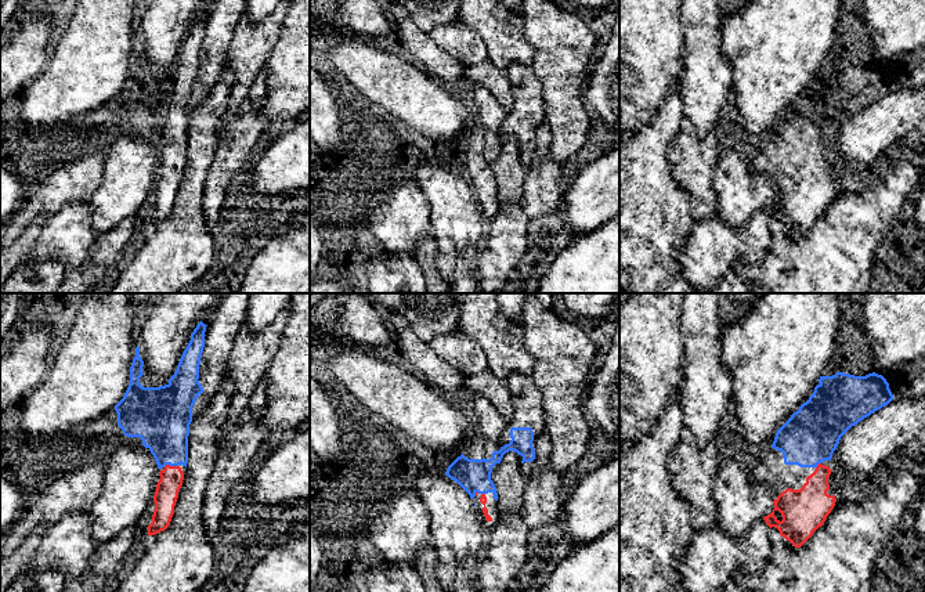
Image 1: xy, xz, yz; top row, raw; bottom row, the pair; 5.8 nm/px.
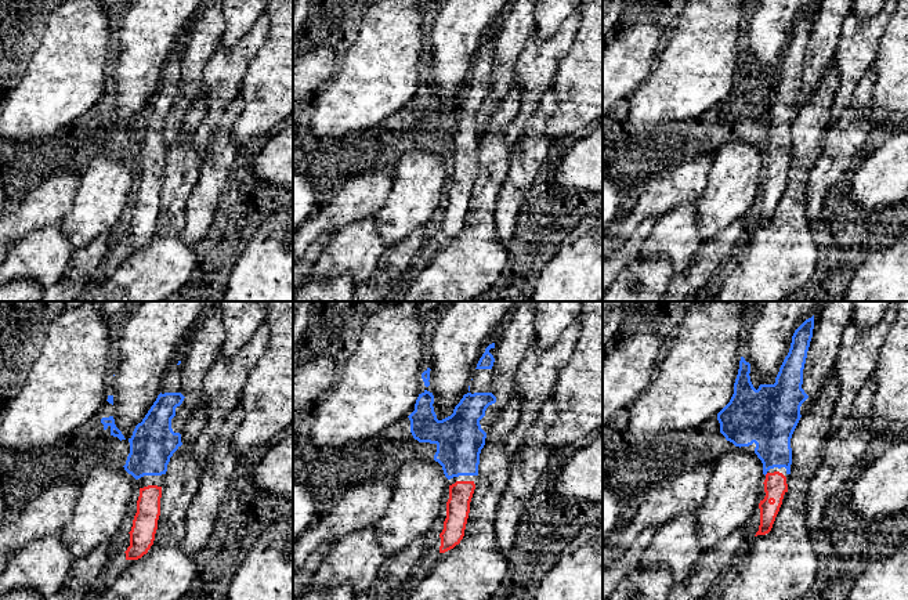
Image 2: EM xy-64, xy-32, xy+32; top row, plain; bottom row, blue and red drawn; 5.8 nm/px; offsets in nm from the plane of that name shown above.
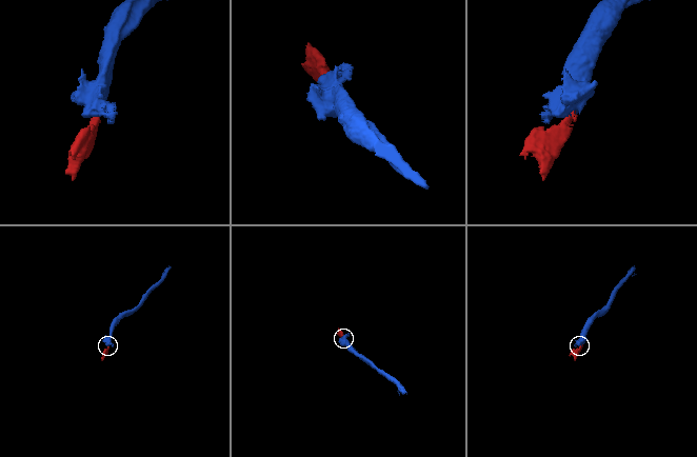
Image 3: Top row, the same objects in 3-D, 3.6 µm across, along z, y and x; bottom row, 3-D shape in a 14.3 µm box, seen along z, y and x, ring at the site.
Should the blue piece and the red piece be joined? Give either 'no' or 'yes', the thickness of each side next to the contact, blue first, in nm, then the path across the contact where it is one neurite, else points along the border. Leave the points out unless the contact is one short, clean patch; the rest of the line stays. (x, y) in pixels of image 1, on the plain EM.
yes; calibres 300 and 140 nm; way xy (162, 114), (169, 134), (170, 155), (170, 173), (166, 184)

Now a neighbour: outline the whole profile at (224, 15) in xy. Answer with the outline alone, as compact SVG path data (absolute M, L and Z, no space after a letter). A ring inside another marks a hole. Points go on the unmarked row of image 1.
M212 0L199 55L198 71L203 79L217 76L225 66L227 50L245 12L245 4L246 0Z

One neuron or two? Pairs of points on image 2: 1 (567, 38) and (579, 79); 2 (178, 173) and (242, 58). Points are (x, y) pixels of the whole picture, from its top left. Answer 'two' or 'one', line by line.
1: two
2: two

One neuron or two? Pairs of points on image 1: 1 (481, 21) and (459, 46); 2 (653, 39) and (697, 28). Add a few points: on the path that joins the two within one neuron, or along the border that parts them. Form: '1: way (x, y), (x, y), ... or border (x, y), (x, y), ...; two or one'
1: border (456, 20), (480, 36), (490, 58); two
2: border (679, 14), (683, 36), (683, 65); two

